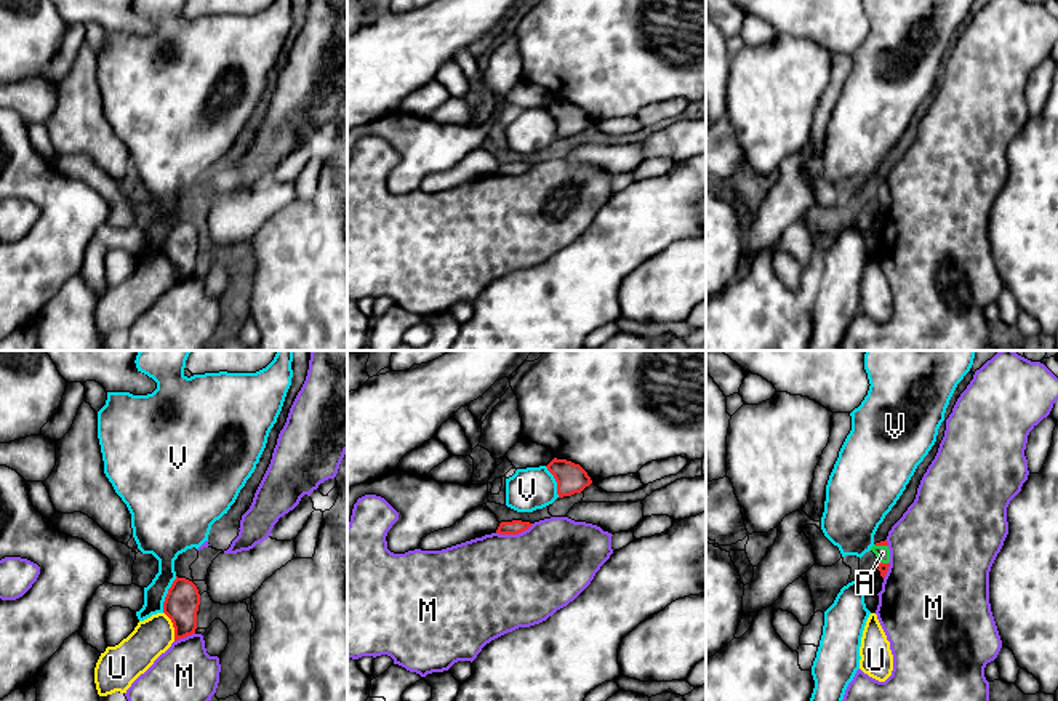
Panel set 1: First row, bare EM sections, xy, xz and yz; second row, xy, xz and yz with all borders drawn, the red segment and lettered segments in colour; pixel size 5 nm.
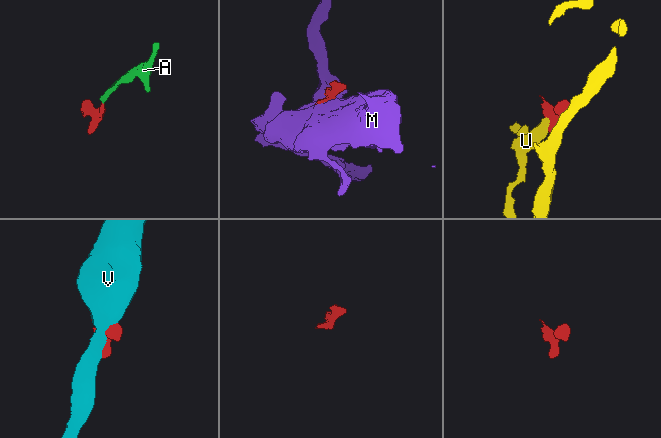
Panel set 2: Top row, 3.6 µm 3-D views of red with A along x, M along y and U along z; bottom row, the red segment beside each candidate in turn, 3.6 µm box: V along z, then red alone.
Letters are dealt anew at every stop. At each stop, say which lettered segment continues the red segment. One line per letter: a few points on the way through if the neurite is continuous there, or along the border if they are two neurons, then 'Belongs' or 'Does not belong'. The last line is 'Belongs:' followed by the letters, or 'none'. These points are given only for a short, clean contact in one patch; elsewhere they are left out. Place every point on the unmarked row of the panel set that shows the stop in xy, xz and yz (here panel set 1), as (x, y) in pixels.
A: Path across: yz (882, 184), (881, 186), (882, 194). Belongs
M: Does not belong
U: Boundary: xy (164, 253), (172, 264), (175, 282). Does not belong
V: Does not belong
Belongs: A

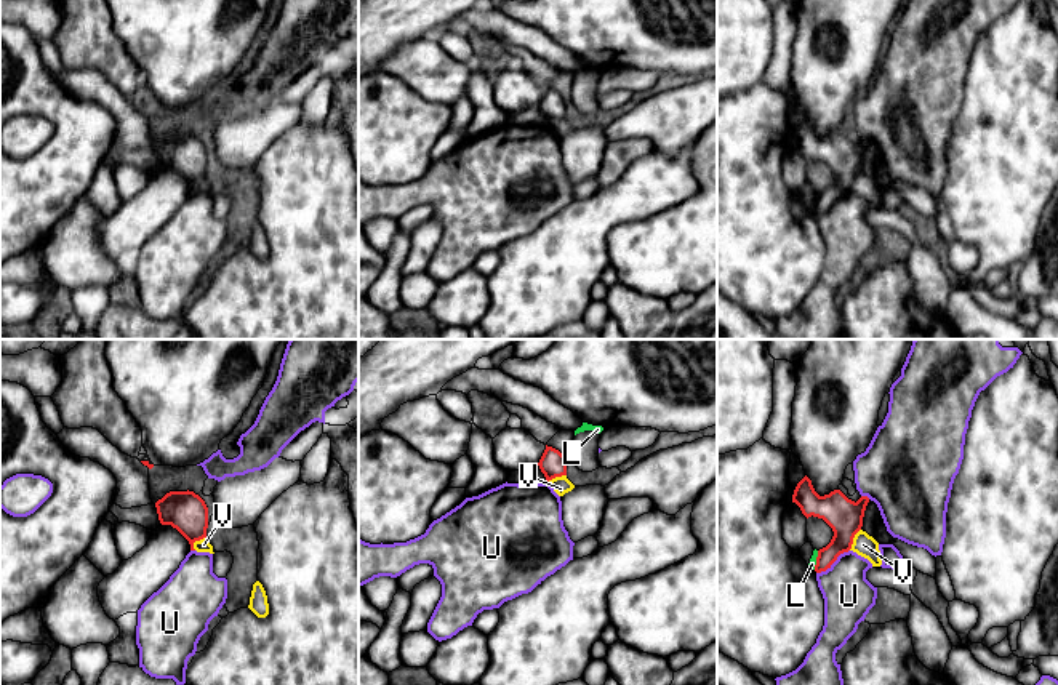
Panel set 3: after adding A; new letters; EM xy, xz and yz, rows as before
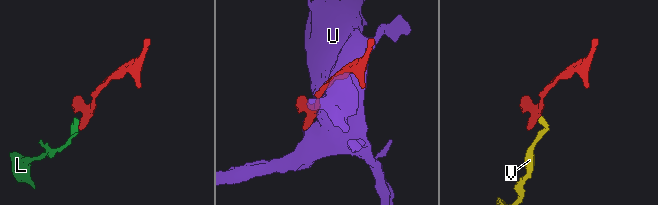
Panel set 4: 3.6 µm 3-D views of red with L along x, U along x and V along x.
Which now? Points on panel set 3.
L: Boundary: yz (818, 192), (813, 210). Does not belong
U: Does not belong
V: Boundary: yz (860, 170), (849, 191). Does not belong
Belongs: none

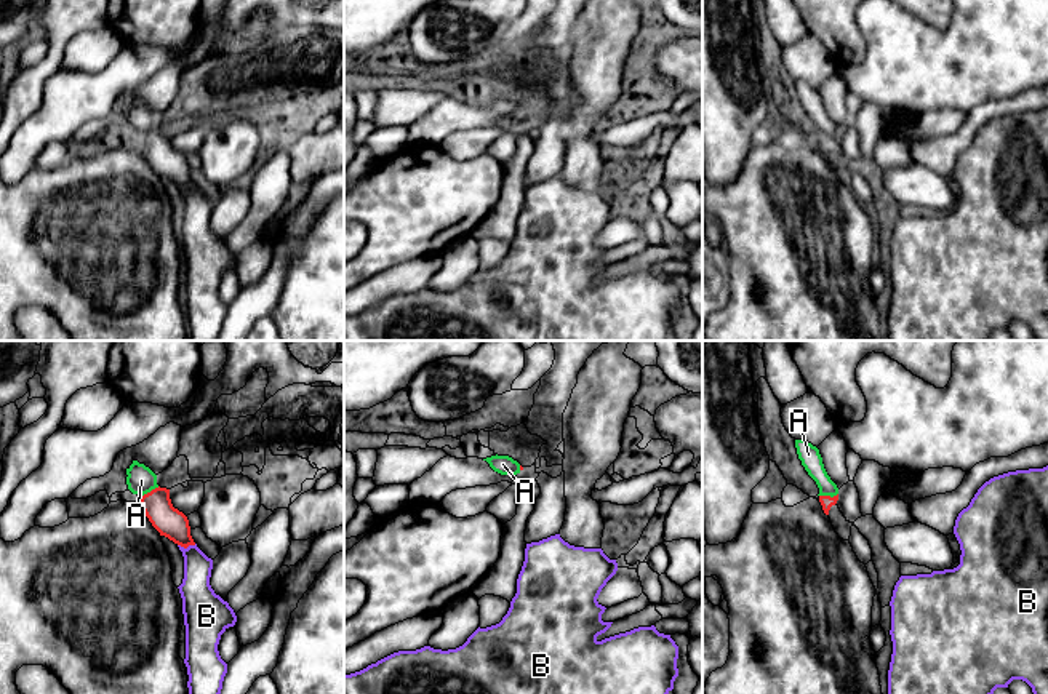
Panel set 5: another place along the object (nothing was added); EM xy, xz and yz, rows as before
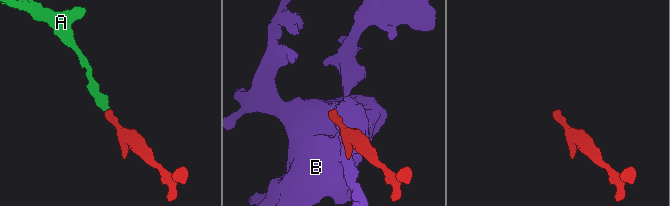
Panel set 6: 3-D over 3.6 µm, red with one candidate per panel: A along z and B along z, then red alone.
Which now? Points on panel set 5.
A: Path across: yz (826, 143), (828, 138), (828, 130), (808, 96). Belongs
B: Does not belong
Belongs: A

